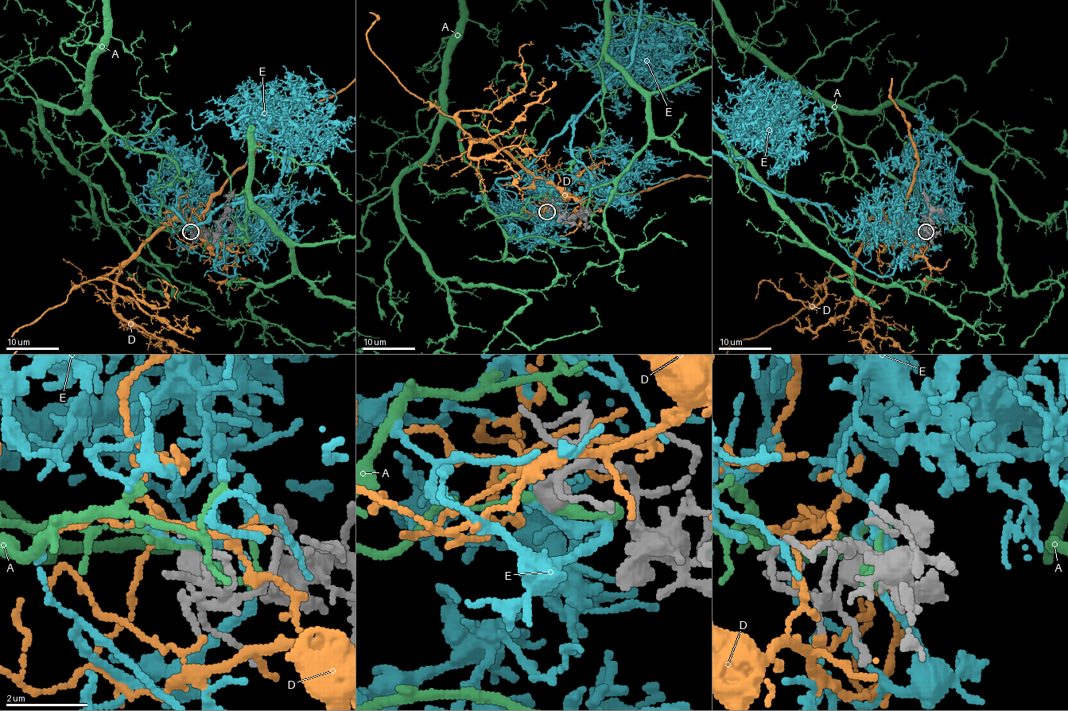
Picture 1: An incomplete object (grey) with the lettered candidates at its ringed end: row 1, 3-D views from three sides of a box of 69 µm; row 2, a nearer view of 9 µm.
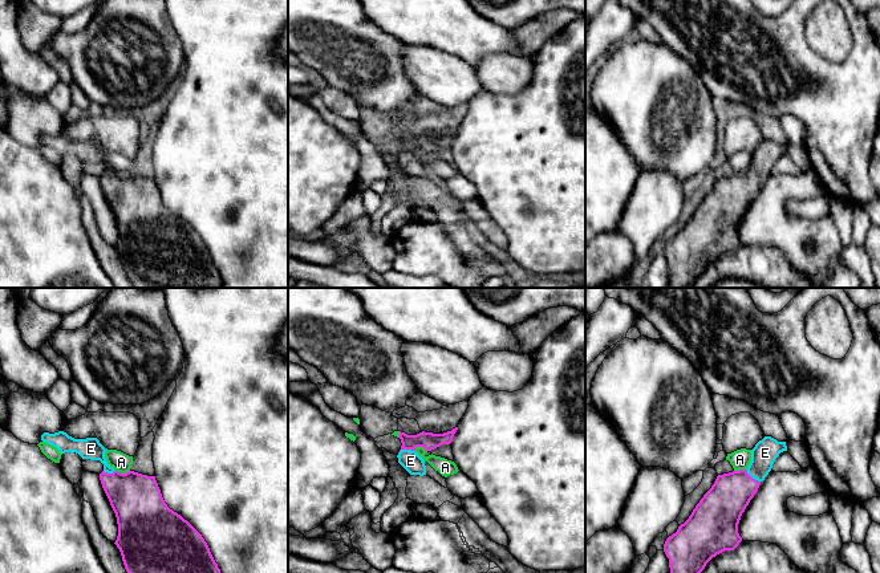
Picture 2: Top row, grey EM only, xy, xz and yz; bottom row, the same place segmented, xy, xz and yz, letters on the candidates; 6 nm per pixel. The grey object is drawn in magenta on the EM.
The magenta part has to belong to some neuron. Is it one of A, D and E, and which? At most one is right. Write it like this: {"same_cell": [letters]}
{"same_cell": ["E"]}

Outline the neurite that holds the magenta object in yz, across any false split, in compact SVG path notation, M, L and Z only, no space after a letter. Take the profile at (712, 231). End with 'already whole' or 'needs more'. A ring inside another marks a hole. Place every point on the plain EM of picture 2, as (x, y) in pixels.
M765 139L751 153L746 172L717 179L689 222L664 247L670 271L668 288L693 286L713 260L739 248L741 219L783 154L786 145Z; needs more

